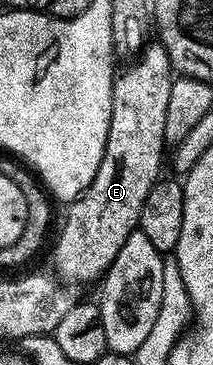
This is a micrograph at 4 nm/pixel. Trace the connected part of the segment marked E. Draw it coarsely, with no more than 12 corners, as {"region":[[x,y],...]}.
{"region":[[146,45],[113,79],[99,172],[53,250],[104,279],[138,229],[167,149],[175,71]]}

